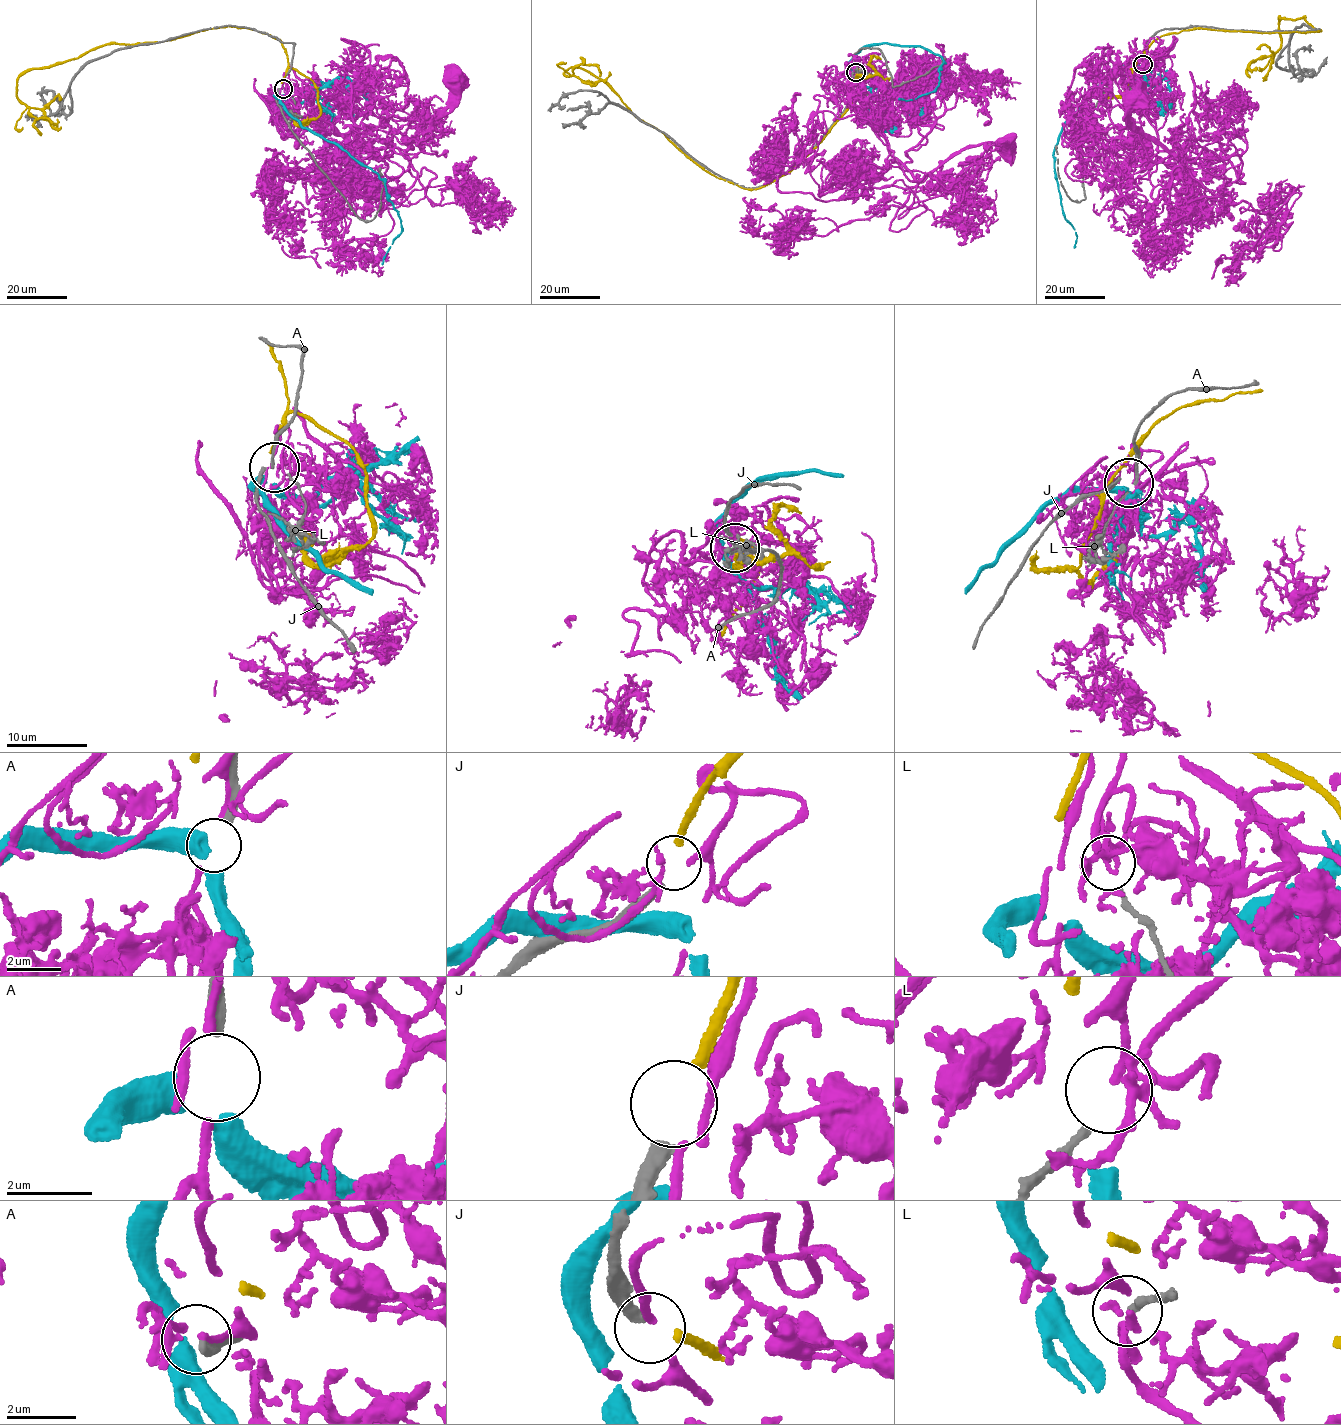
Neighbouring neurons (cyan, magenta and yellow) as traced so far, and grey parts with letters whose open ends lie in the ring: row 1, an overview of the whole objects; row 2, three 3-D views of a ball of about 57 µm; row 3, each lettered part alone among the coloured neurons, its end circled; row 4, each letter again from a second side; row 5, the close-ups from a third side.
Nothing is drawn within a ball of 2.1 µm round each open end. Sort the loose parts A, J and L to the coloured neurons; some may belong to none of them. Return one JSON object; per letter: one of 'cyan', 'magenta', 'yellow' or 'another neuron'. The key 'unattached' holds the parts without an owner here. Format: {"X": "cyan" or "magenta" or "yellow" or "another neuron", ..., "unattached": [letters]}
{"A": "cyan", "J": "yellow", "L": "another neuron", "unattached": ["L"]}

